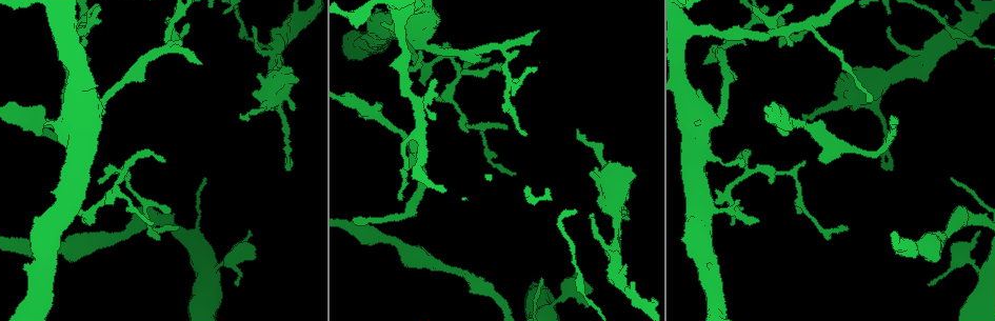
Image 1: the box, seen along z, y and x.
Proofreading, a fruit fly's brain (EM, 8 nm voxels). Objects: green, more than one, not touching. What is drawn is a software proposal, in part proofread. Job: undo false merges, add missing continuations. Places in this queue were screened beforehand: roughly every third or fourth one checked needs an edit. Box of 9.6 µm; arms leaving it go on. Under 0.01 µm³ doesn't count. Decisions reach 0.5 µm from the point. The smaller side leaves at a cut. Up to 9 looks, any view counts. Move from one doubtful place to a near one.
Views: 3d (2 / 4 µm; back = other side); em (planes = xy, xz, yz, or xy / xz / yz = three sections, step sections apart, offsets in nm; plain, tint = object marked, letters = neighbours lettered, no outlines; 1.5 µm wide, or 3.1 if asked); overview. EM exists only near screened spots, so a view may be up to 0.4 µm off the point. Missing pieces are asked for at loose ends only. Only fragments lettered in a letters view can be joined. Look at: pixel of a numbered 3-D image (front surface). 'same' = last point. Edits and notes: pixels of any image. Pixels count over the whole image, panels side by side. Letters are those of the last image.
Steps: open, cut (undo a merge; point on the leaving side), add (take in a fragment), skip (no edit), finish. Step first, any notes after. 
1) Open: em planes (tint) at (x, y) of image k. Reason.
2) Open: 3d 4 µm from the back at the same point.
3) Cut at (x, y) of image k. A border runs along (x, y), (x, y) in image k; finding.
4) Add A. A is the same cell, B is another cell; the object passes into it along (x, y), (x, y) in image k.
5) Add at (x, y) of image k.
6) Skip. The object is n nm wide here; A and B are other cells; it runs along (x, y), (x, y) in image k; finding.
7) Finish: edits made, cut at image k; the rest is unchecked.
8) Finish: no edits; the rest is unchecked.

Open: em xz step 4 (plain) at (222, 13) of image 1. Thin end.

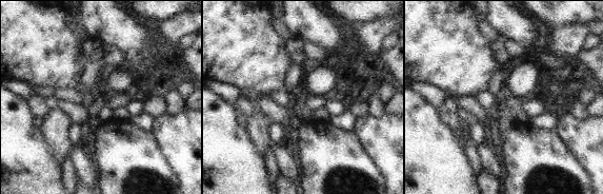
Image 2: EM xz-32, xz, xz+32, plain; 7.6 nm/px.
Open: em xz step 4 (letters) at the same point. What lies round it.

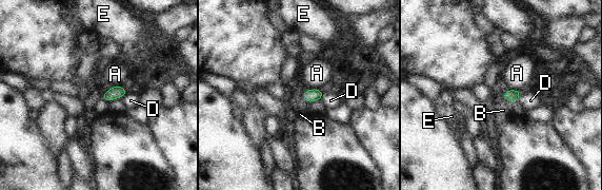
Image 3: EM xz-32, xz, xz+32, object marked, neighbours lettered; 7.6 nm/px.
Skip. A, B, D and E are other cells; a border runs along (502, 98), (512, 102) in image 3; none of them fits.

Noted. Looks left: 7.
Open: em planes (tint) at (288, 17) of image 1. An open end.

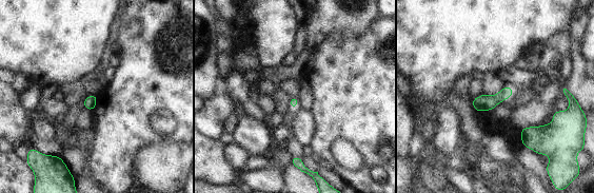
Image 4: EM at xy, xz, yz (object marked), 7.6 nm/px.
Open: em planes (letters) at the same point. See the neighbours.

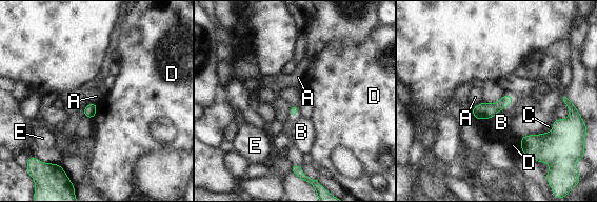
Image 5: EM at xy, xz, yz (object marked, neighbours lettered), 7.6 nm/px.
Skip. The longest contact is with B, 240 nm; A, B, C, D and E are other cells; a border runs along (514, 98), (491, 119) in image 5; none of them fits.

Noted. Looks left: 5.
Open: 3d 4 µm from the back at (586, 307) of image 1.

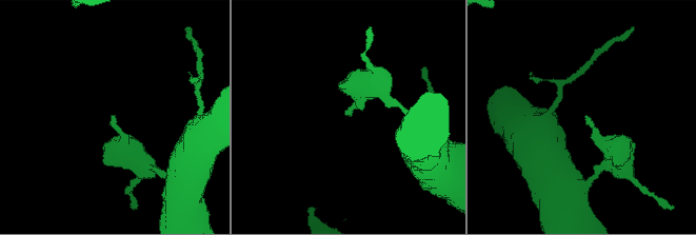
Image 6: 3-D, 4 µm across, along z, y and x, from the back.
Open: em planes (tint) at (351, 114) of image 6.

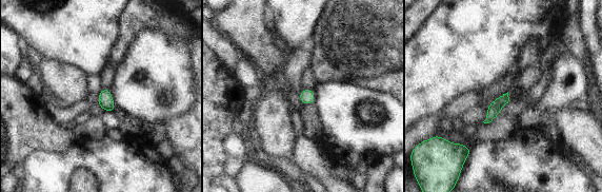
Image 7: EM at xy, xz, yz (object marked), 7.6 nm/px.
Open: em planes (letters) at the same point.

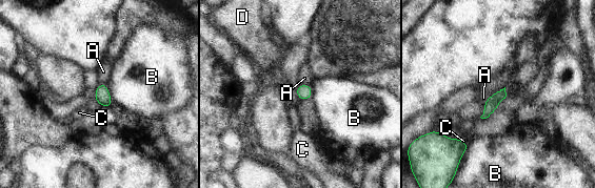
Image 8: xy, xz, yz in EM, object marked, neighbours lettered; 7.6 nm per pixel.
Skip. A, B, C and D are other cells; a border runs along (299, 83), (310, 86) in image 8; no lettered fragment goes on from it.

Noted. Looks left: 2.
Open: 3d 4 µm from the back at (164, 161) of image 1. Tapers out.

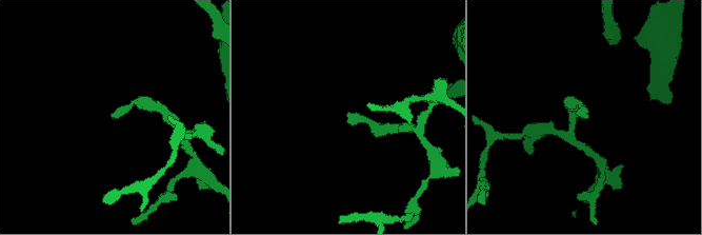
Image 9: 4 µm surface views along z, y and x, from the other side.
Open: em planes (letters) at (588, 116) of image 9. Now the EM.

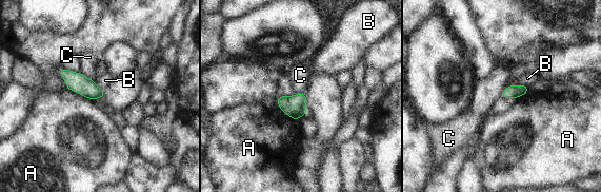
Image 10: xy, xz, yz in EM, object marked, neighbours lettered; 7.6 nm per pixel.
Skip. A, B and C are other cells; a border runs along (82, 72), (95, 81) in image 10; none of them fits.

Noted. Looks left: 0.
Finish: no edits; the rest is unchecked.

